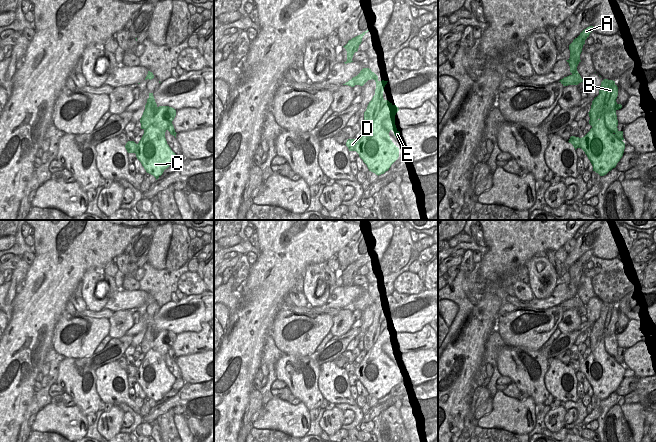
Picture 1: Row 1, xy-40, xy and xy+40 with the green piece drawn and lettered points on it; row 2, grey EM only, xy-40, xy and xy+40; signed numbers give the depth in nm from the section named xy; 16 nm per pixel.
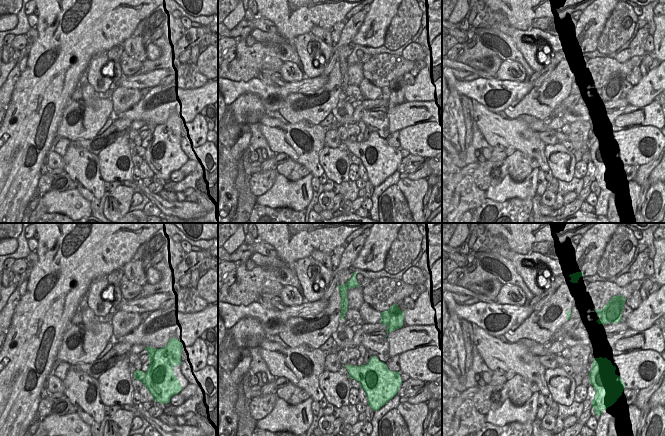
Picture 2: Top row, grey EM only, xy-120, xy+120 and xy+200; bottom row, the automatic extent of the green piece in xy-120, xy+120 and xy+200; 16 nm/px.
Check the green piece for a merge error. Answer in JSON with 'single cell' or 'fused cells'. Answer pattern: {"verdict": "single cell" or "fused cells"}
{"verdict": "single cell"}

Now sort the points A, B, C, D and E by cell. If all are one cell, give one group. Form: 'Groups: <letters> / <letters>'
Groups: A B C D E.

